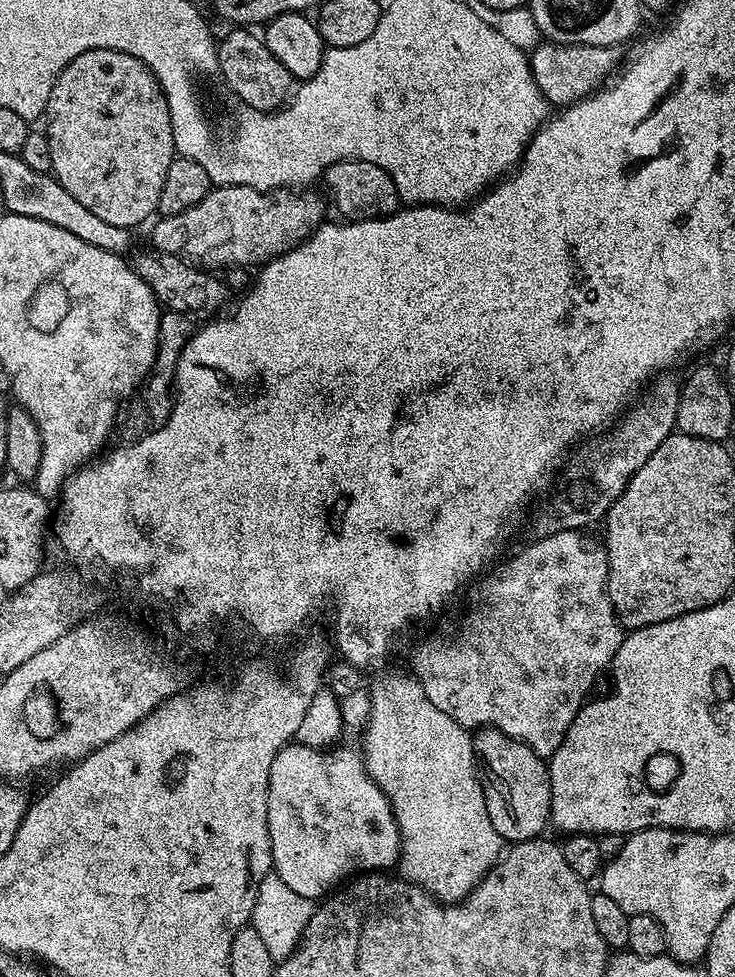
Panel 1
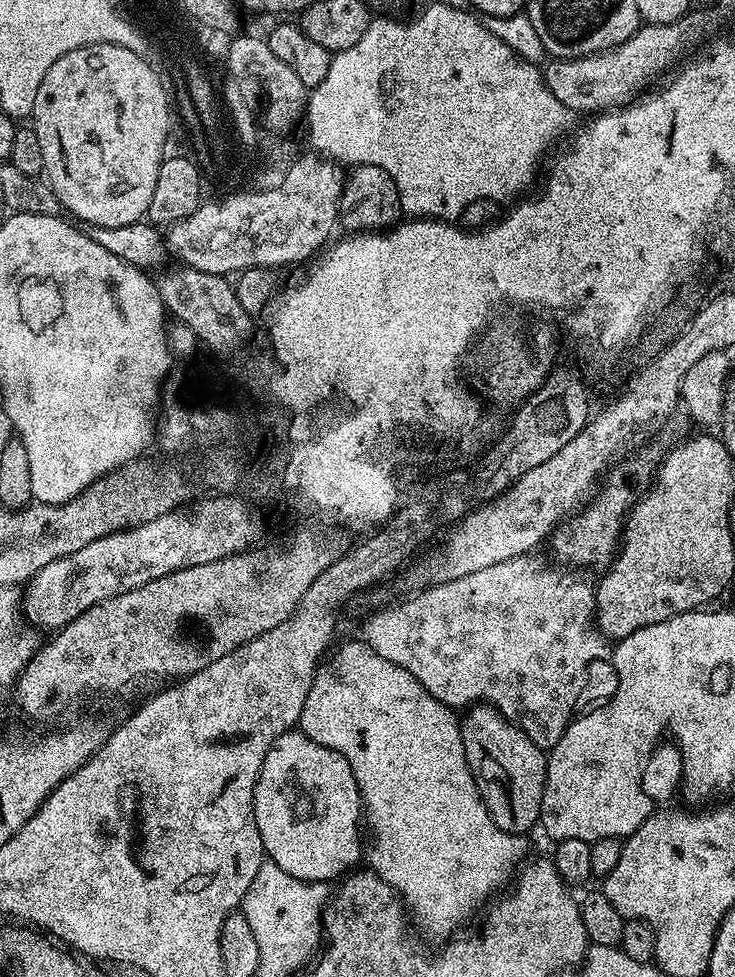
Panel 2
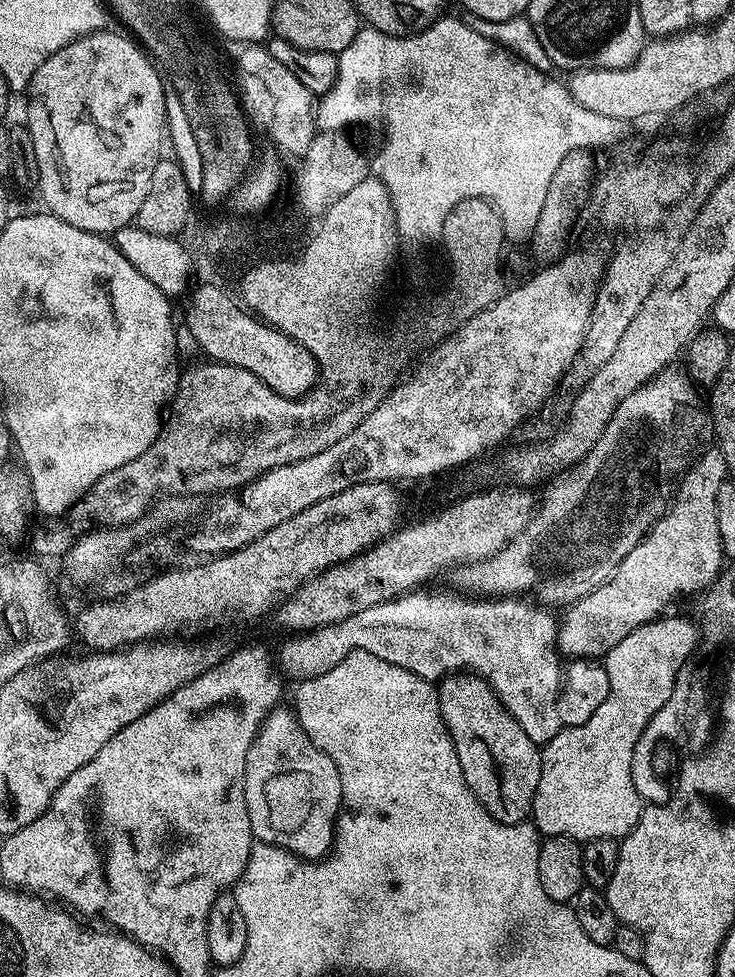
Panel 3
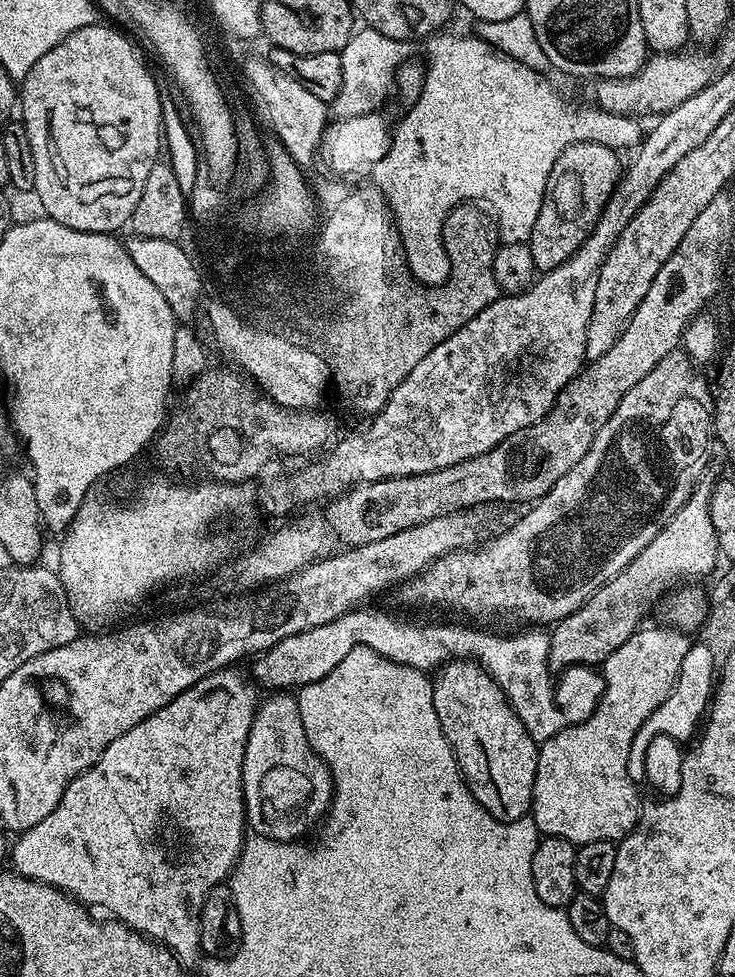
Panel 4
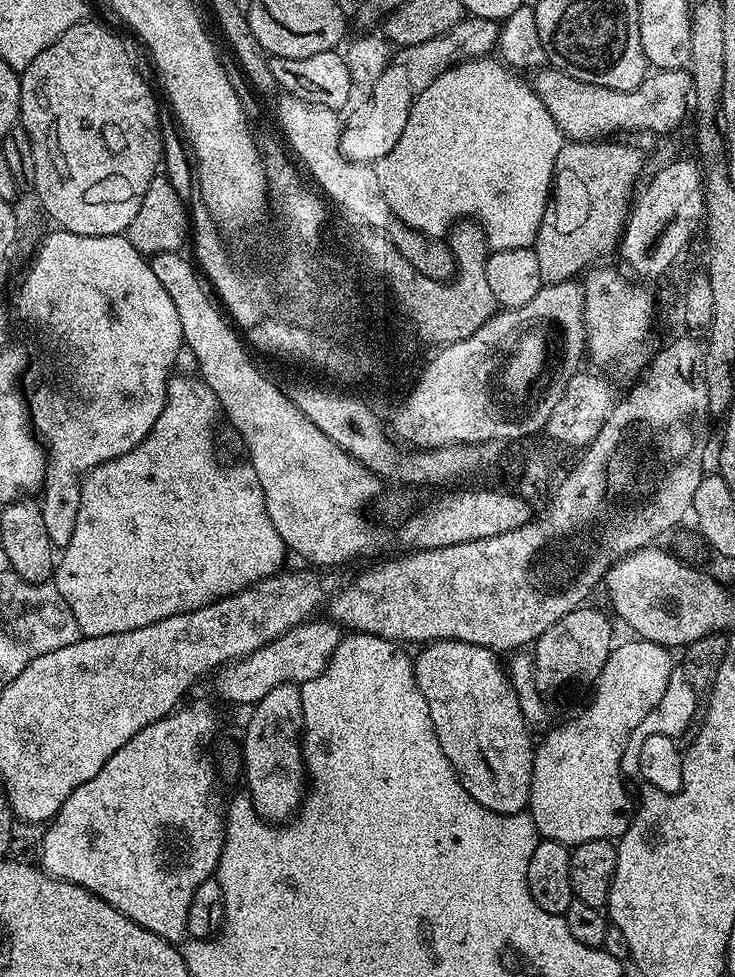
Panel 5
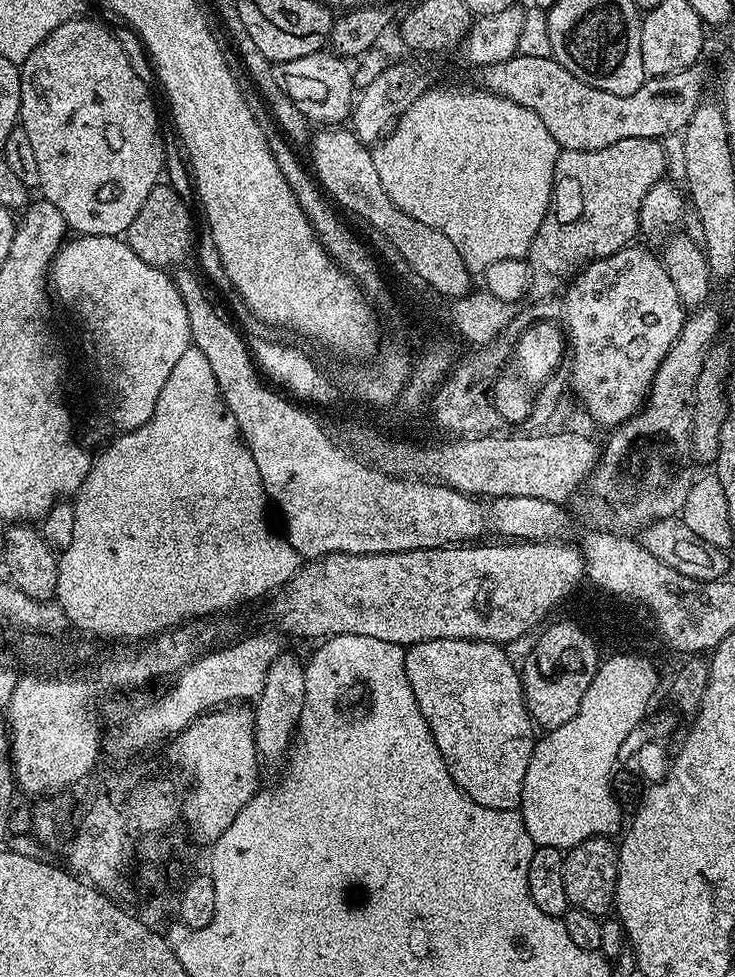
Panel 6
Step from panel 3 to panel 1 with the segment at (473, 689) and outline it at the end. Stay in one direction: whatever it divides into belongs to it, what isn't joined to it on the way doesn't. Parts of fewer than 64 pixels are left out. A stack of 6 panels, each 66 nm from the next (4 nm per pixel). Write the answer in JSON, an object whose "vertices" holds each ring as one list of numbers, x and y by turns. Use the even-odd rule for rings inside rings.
{"vertices":[[481,728,475,733,472,748,476,752,476,759,482,769,482,783,486,810,490,814,490,822,494,822,494,830,498,830,501,841,519,842,534,840,541,835,545,827,549,827,552,815,550,814,550,774,545,757,538,755,530,746,510,738,497,728]]}

